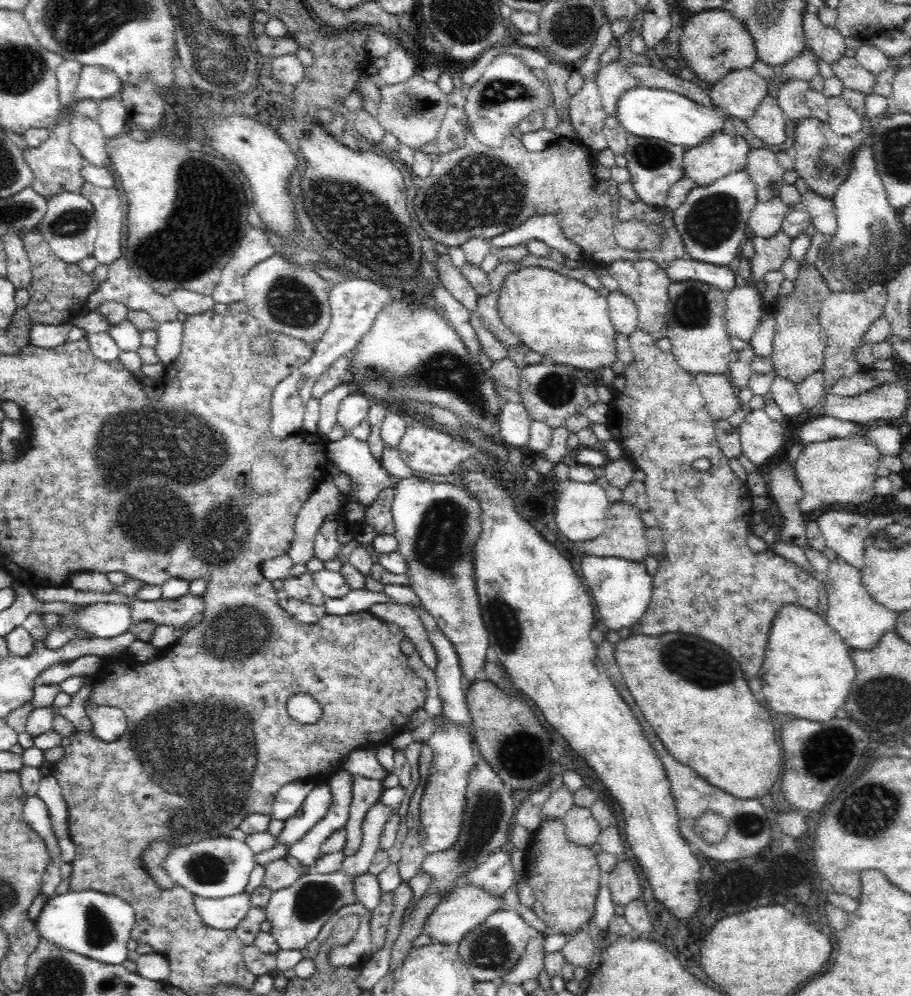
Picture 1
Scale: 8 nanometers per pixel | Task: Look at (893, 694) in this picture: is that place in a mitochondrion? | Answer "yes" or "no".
yes

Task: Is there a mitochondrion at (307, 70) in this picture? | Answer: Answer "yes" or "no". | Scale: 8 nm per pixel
no

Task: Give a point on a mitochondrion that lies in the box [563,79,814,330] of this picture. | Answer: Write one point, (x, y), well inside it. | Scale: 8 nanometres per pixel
(711, 222)

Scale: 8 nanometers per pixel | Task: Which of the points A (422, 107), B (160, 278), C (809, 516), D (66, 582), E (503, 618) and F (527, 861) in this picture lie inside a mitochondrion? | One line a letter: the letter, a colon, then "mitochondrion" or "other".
A: mitochondrion
B: mitochondrion
C: other
D: other
E: mitochondrion
F: other

